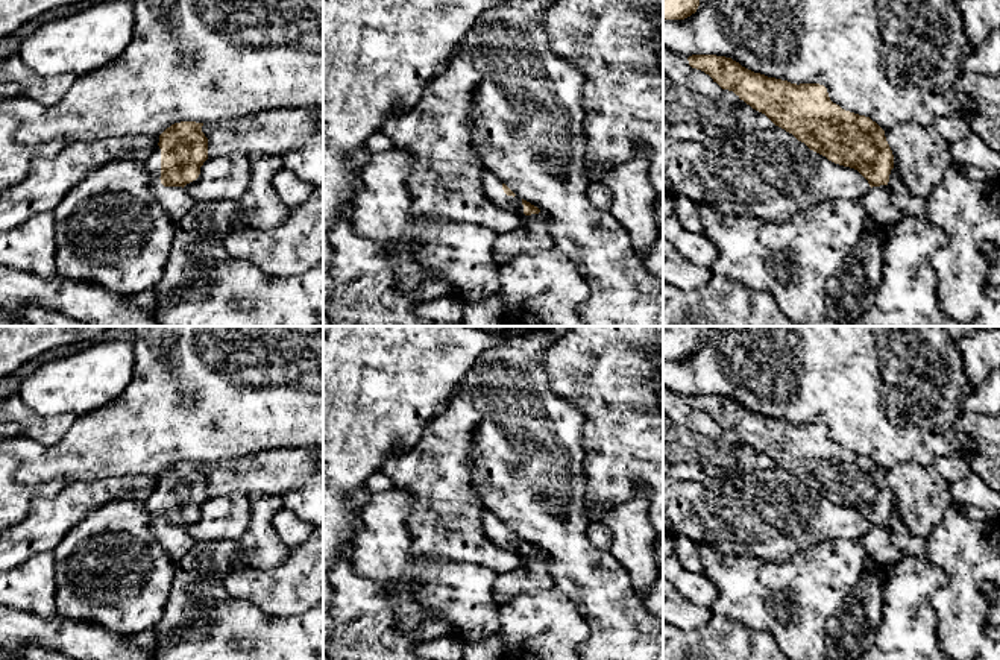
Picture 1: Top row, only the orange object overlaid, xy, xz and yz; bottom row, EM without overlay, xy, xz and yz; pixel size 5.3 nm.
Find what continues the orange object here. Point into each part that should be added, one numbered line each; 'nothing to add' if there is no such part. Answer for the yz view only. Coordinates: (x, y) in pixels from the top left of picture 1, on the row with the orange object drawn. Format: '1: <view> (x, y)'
1: yz (877, 202)

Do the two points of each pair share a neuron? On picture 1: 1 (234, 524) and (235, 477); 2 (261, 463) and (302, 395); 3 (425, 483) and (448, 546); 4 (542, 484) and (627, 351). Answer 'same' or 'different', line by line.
1: different
2: different
3: same
4: different

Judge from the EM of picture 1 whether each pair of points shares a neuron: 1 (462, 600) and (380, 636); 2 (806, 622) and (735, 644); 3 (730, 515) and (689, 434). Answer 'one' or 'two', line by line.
1: two
2: two
3: two

